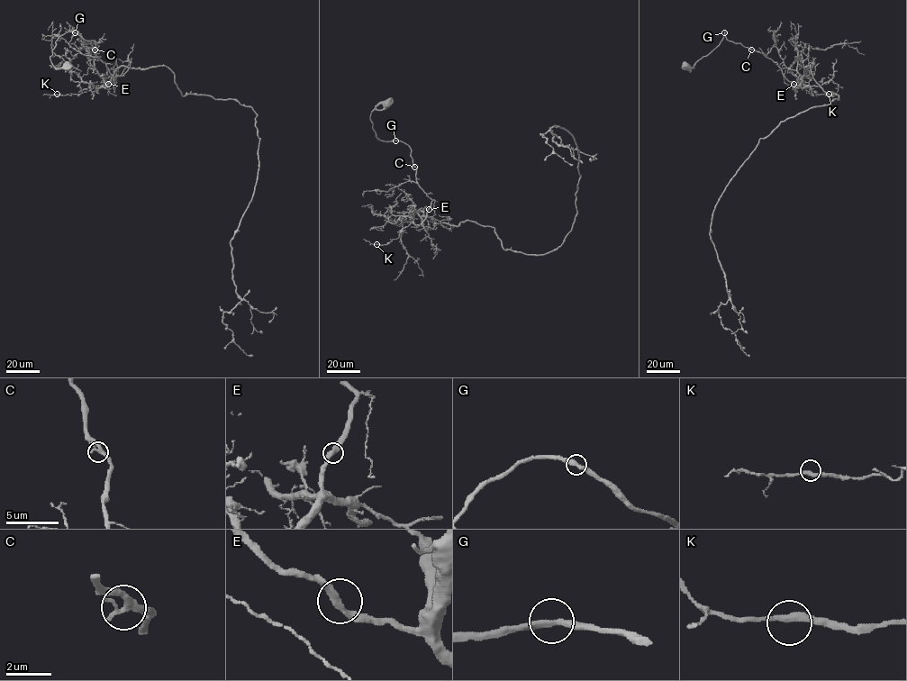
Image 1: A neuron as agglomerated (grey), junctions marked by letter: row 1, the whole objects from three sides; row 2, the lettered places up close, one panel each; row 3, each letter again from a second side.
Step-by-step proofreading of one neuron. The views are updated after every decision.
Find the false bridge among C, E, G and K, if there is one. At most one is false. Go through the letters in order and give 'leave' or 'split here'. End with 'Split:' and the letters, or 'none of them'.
C: leave
E: leave
G: leave
K: leave
Split: none of them

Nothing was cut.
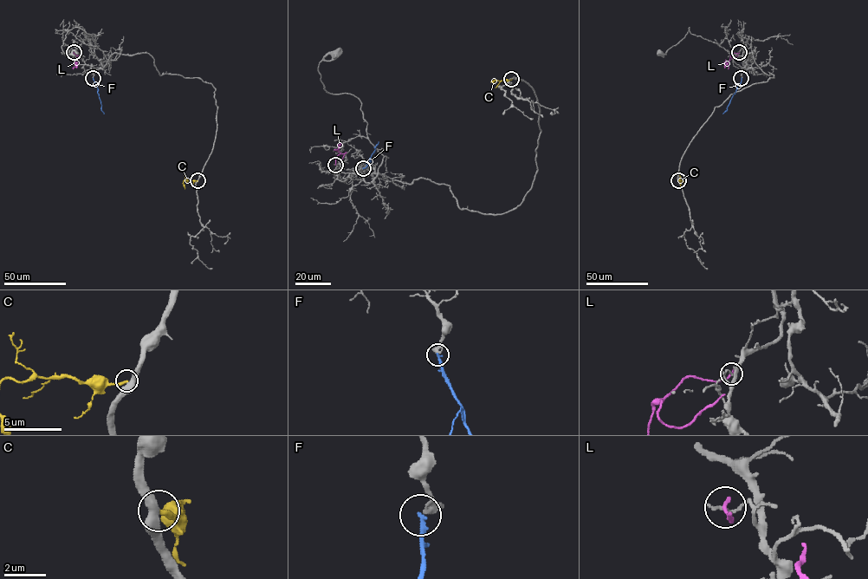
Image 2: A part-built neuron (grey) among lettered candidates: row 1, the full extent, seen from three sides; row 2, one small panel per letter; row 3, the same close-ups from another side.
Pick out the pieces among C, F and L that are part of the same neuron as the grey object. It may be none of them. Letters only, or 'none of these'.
F

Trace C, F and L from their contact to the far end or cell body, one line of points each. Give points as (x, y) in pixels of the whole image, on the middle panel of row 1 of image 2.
C: (511, 79), (494, 81)
F: (363, 168), (370, 161), (378, 141)
L: (335, 165), (340, 152), (338, 149), (334, 149)

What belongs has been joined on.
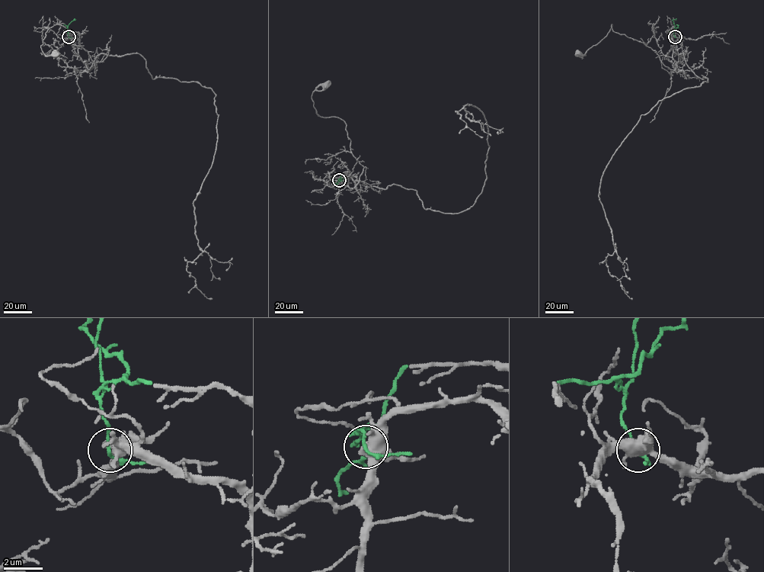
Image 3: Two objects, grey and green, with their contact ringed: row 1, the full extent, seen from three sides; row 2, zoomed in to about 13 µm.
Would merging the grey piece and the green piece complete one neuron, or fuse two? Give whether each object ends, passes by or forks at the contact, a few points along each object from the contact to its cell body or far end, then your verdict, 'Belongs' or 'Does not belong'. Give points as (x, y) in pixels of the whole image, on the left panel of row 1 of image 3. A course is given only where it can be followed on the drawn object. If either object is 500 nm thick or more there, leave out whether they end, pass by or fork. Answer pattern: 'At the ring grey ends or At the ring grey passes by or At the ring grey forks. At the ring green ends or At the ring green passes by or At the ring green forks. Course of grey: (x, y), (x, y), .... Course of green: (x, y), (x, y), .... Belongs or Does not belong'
At the ring grey forks. At the ring green passes by. Course of grey: (68, 36), (77, 39), (78, 56), (91, 66), (80, 40), (60, 24), (41, 46), (46, 56), (55, 54). Course of green: (68, 36), (68, 25), (74, 18). Belongs

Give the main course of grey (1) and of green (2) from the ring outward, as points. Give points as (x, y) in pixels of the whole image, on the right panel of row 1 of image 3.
1: (675, 36), (674, 70), (645, 44), (614, 32), (612, 24), (597, 44), (579, 54)
2: (675, 36), (672, 20), (676, 18)

